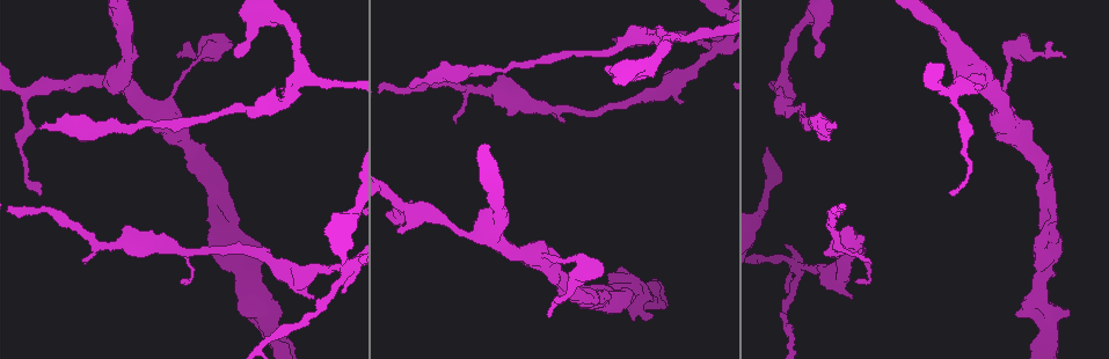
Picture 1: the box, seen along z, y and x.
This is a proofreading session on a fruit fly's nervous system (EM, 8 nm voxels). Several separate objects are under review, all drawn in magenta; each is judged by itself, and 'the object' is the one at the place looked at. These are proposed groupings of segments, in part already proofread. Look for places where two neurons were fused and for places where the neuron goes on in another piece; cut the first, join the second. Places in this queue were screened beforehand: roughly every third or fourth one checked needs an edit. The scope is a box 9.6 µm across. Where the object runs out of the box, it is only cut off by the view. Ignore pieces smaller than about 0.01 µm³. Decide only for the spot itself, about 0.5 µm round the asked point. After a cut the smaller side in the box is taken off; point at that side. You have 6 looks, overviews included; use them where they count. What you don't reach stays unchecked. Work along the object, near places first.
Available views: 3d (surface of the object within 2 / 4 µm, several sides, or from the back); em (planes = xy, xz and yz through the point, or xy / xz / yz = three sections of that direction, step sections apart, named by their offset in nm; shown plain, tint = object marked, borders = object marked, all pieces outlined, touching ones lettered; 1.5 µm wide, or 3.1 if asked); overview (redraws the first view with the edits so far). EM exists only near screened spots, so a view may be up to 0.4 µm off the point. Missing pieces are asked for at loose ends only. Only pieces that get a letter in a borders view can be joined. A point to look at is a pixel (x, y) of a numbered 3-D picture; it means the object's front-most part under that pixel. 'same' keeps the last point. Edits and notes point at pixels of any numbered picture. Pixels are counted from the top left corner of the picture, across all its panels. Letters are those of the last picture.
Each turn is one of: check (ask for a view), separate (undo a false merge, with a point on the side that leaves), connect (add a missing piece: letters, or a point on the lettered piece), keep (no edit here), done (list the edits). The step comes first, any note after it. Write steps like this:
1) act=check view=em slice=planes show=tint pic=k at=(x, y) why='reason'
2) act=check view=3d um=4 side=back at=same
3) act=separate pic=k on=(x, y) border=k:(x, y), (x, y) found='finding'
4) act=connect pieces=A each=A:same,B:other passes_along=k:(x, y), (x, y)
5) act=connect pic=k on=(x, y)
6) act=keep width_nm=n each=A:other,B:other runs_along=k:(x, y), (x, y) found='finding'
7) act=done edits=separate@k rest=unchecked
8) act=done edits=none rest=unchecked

act=check view=em slice=xy step=8 show=tint pic=1 at=(39, 128) why='an open end'

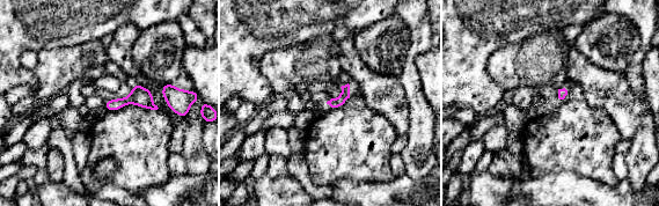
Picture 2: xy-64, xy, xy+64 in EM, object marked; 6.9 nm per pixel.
act=check view=em slice=planes show=borders at=same

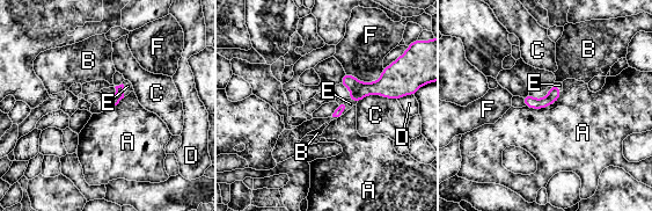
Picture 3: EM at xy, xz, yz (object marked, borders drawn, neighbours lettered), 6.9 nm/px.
act=connect pic=3 on=(350, 103) each=A:other,B:other,C:other,D:other,E:same,F:other passes_along=3:(341, 108), (343, 111), (350, 103) found='it goes on there'

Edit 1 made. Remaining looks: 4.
act=check view=overview

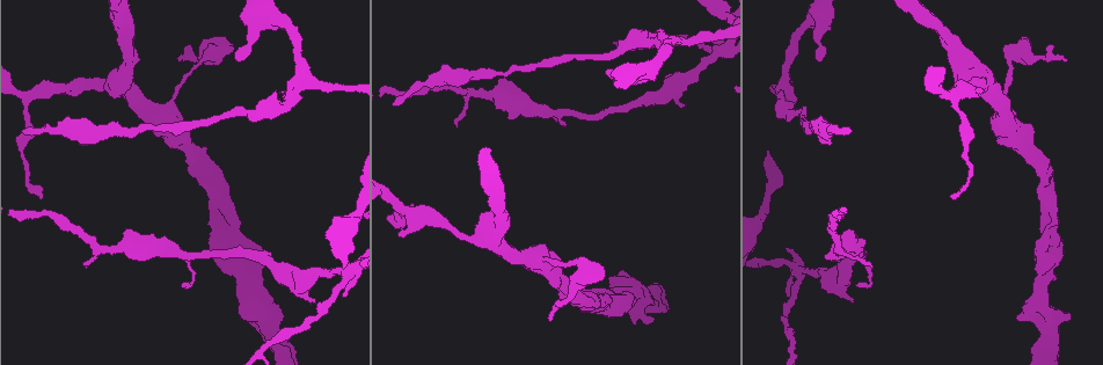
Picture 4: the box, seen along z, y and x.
act=check view=em slice=planes show=borders pic=4 at=(859, 283) why='tapers out'

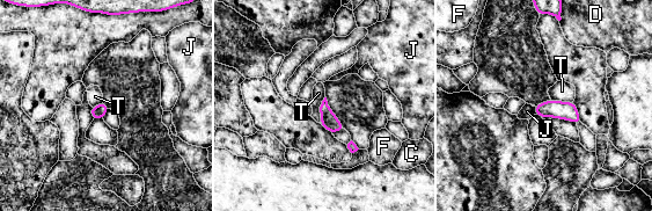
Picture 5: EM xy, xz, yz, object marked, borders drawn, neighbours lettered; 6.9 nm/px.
act=keep each=C:other,D:other,F:other,J:other,T:other found='no lettered piece goes on from it'

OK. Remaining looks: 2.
act=check view=em slice=planes show=tint pic=4 at=(717, 53)

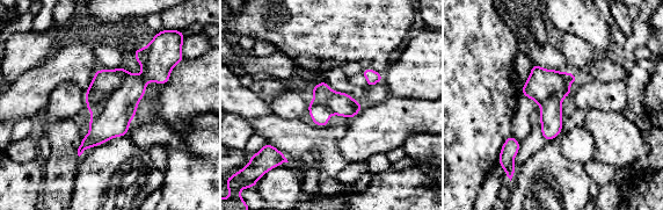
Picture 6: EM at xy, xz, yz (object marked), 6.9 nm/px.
act=check view=em slice=planes show=borders at=same

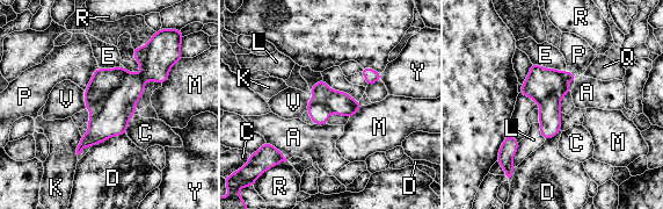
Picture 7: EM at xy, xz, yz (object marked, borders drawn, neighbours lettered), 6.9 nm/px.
act=separate pic=7 on=(111, 117) width_nm=200 each=A:other,C:other,D:other,E:other,K:other,L:other,M:other,P:other,Q:other,R:other,V:other,Y:other part_leaving=7:(167, 69), (151, 69), (80, 148) found='a second neuron is stuck on'

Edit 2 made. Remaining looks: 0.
act=done edits=connect@3,separate@7 rest=unchecked

